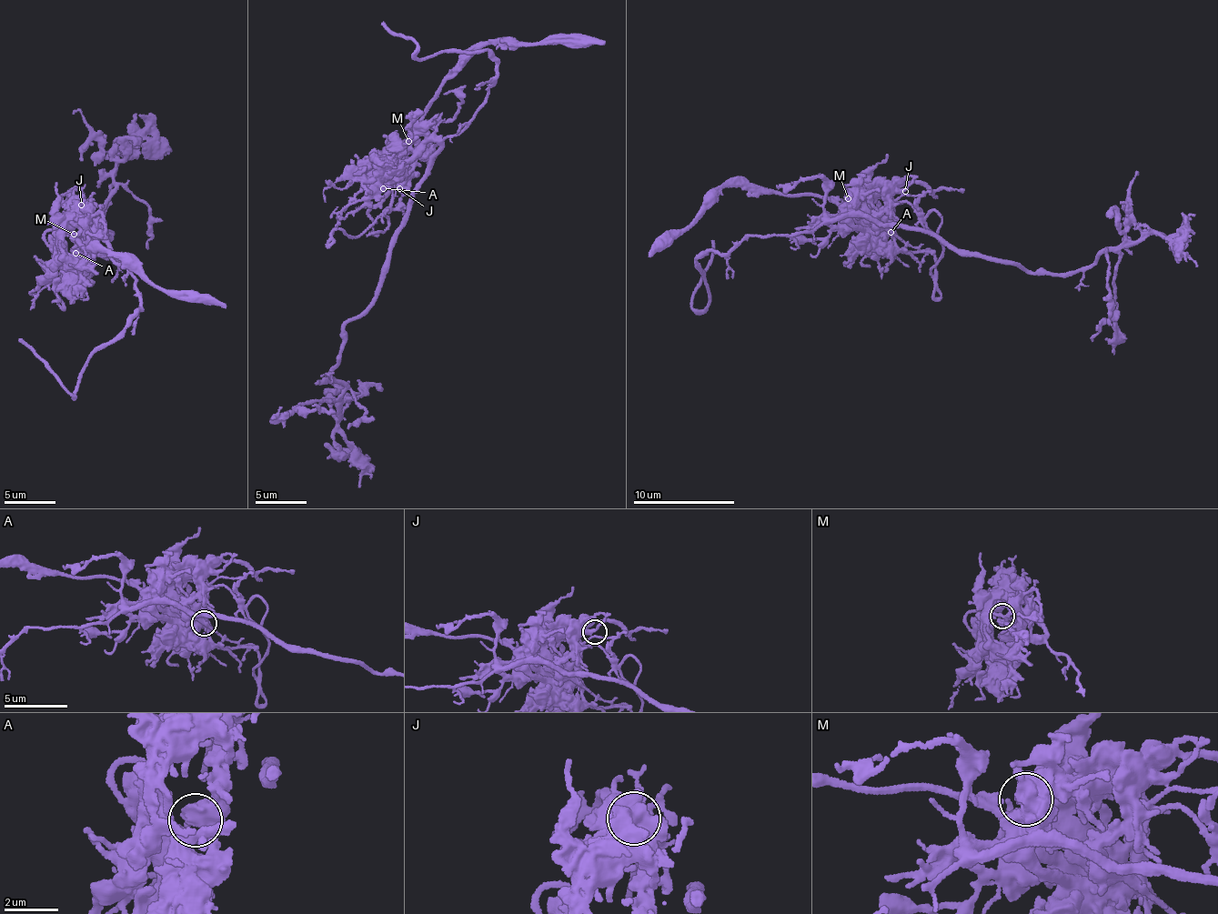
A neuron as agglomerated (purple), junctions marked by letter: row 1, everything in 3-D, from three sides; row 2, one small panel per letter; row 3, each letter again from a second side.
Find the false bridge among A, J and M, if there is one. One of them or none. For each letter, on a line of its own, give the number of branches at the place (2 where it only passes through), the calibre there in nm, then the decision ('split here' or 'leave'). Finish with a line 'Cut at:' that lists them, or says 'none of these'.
A: 4 branches meet; 300 nm thick; leave
J: 4 branches meet; 300 nm thick; leave
M: 7 branches meet; 320 nm thick; split here
Cut at: M

